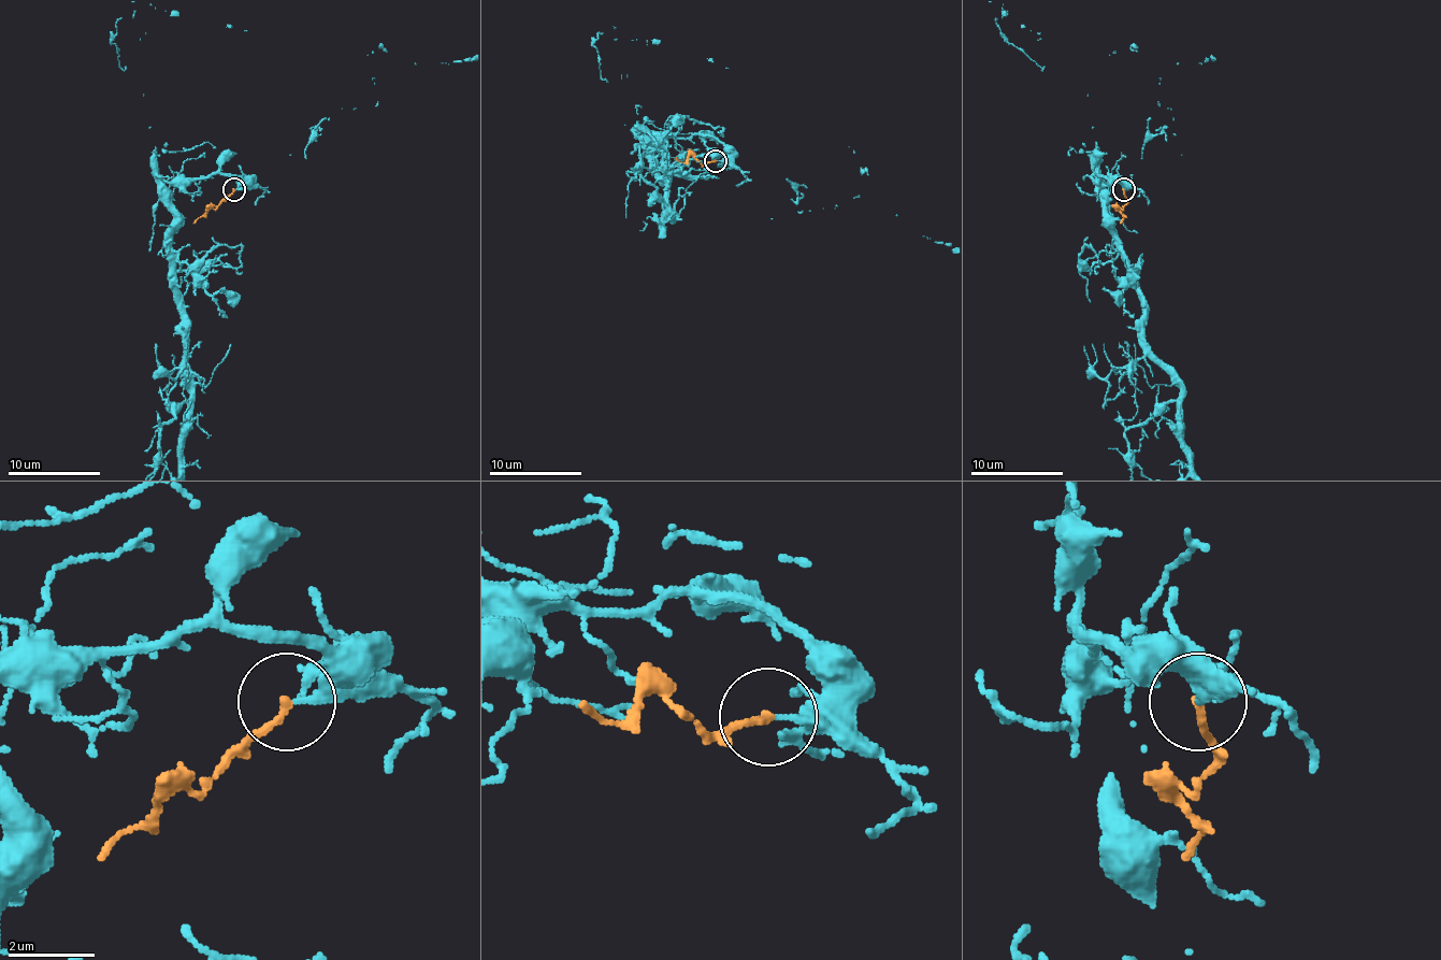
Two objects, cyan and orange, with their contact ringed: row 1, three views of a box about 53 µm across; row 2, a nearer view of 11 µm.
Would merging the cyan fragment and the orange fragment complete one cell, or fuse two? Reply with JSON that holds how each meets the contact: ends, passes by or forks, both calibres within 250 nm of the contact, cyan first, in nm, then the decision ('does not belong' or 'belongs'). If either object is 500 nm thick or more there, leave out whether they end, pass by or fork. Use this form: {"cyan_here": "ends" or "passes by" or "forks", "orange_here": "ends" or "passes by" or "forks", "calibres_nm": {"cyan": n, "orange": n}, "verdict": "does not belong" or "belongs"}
{"cyan_here": "ends", "orange_here": "ends", "calibres_nm": {"cyan": 240, "orange": 170}, "verdict": "belongs"}

